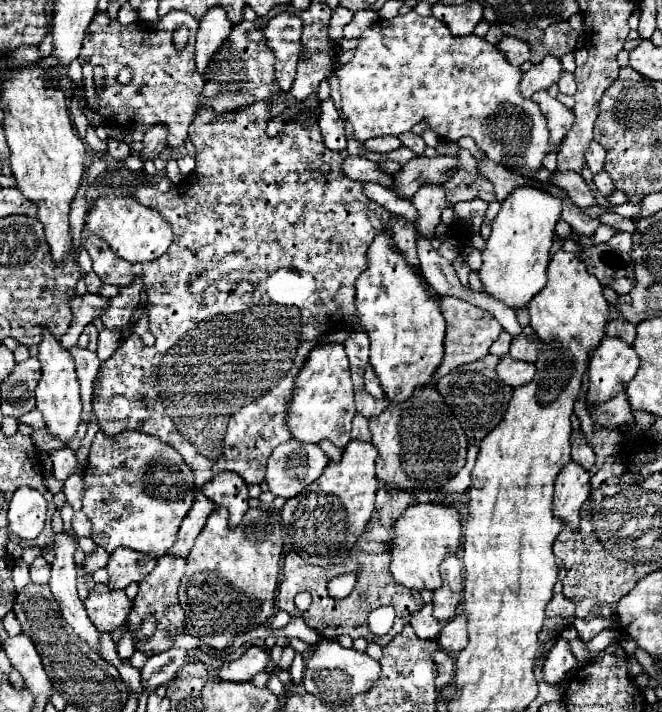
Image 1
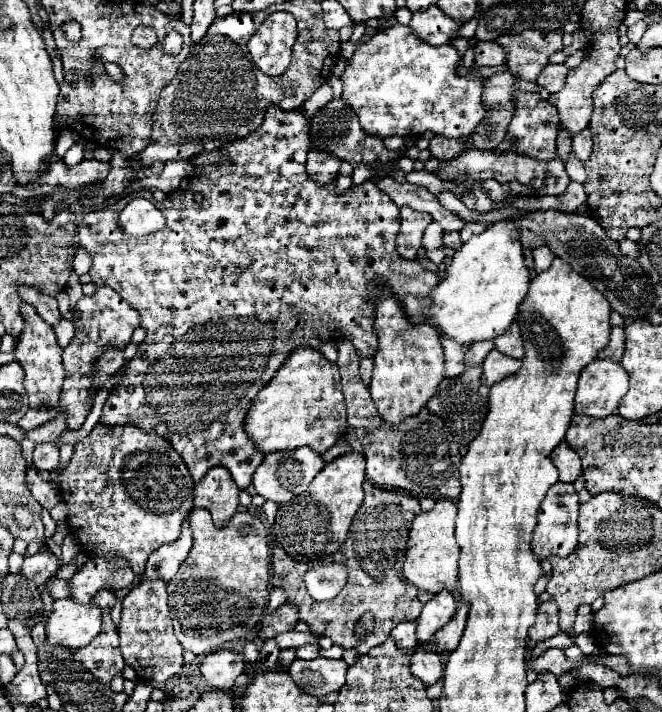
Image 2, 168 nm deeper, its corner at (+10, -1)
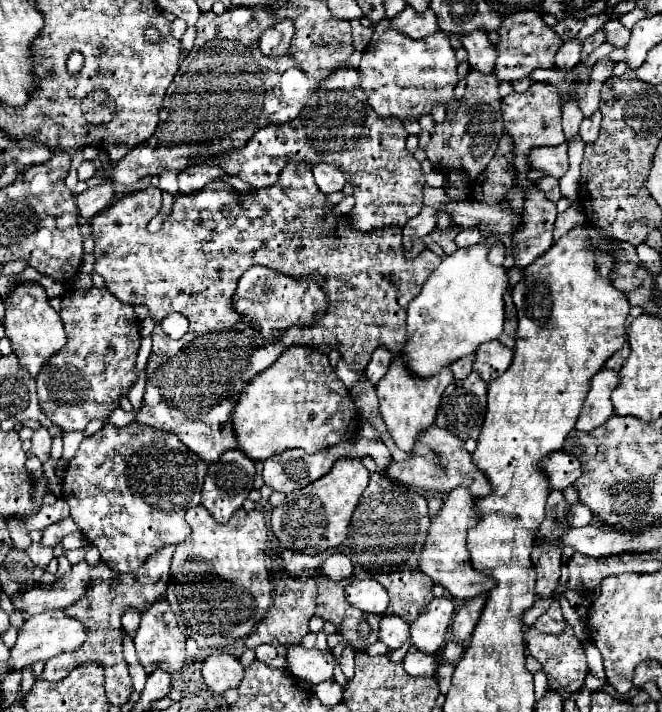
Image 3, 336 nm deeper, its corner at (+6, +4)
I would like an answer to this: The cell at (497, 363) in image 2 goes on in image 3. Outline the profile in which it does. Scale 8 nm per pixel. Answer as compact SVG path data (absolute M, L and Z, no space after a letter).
M493 340L477 348L473 370L477 370L485 382L491 382L497 376L501 376L511 366L511 362L513 362L513 350L503 346L499 340Z

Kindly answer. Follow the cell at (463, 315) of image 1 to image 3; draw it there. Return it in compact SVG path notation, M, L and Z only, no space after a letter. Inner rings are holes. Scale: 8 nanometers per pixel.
M287 164L281 172L279 172L279 178L273 186L267 186L267 188L259 188L259 190L253 190L253 192L237 192L231 184L227 184L225 180L217 178L217 180L211 180L203 190L199 192L193 192L189 196L185 194L177 194L175 196L175 202L173 202L173 210L171 214L163 220L163 226L159 232L149 232L147 230L147 224L153 216L157 216L161 210L161 190L159 188L145 188L145 190L139 190L139 192L131 192L127 196L123 196L121 200L117 200L115 204L107 206L105 210L101 210L99 214L95 214L91 218L91 236L95 240L95 272L101 274L105 278L105 286L123 302L127 304L143 304L149 308L149 316L155 320L155 328L151 332L151 340L153 340L153 352L149 356L149 368L147 368L147 388L145 388L145 396L143 396L143 404L141 408L135 412L135 422L139 424L147 424L147 426L153 426L157 430L167 430L167 432L173 432L175 436L179 436L179 440L189 448L193 450L197 456L201 456L201 460L205 460L205 464L211 464L215 462L221 454L225 454L227 450L233 450L237 448L237 438L233 436L233 422L231 422L231 416L233 416L233 408L243 392L243 388L257 376L263 372L263 368L269 368L279 356L281 352L291 346L291 344L303 344L303 346L315 346L319 352L327 354L331 348L339 348L343 356L347 356L347 364L351 366L351 370L361 370L363 366L367 366L371 354L375 348L379 346L385 346L387 350L391 350L393 354L401 352L403 346L405 346L405 340L407 340L407 304L419 294L421 286L425 284L425 280L429 278L429 274L433 272L433 268L437 268L437 264L442 259L432 251L425 249L416 258L405 258L403 254L403 246L401 246L401 228L375 228L373 232L357 232L357 228L353 228L353 222L349 220L349 216L339 216L339 214L333 214L335 212L335 206L327 202L327 196L317 188L315 180L313 180L313 174L311 174L311 168L307 164ZM251 266L267 266L275 272L281 272L285 276L293 276L293 278L305 278L309 276L311 280L317 280L317 286L323 288L325 296L329 296L329 312L325 312L325 316L317 316L317 324L313 324L313 328L303 328L303 332L297 332L301 328L289 328L289 332L283 332L279 340L275 340L273 344L261 340L261 332L253 330L251 324L243 322L241 318L237 318L237 312L233 312L233 288L237 288L237 280L241 278L241 272L245 272L245 268L251 268ZM171 312L179 312L183 314L187 320L189 320L189 332L187 336L183 336L181 340L173 340L169 338L163 328L161 328L161 320L171 314Z

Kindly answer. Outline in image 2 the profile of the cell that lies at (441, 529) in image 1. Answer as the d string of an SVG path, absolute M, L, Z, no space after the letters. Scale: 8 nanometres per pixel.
M441 499L431 511L423 511L413 519L413 527L409 531L409 549L403 563L403 575L417 589L429 593L439 593L441 589L455 589L459 561L459 545L455 541L455 515L457 505L449 499Z

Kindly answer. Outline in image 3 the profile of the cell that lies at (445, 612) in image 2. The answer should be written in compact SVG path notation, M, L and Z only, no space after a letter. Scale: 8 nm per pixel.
M451 596L435 598L425 606L425 612L411 624L411 642L425 654L435 654L447 640L455 604Z

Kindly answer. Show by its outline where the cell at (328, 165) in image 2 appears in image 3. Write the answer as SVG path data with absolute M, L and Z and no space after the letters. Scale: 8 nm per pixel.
M317 164L317 168L313 168L313 176L317 186L321 188L321 192L331 194L331 192L339 192L345 186L345 172L337 172L337 168L329 166L329 164Z

